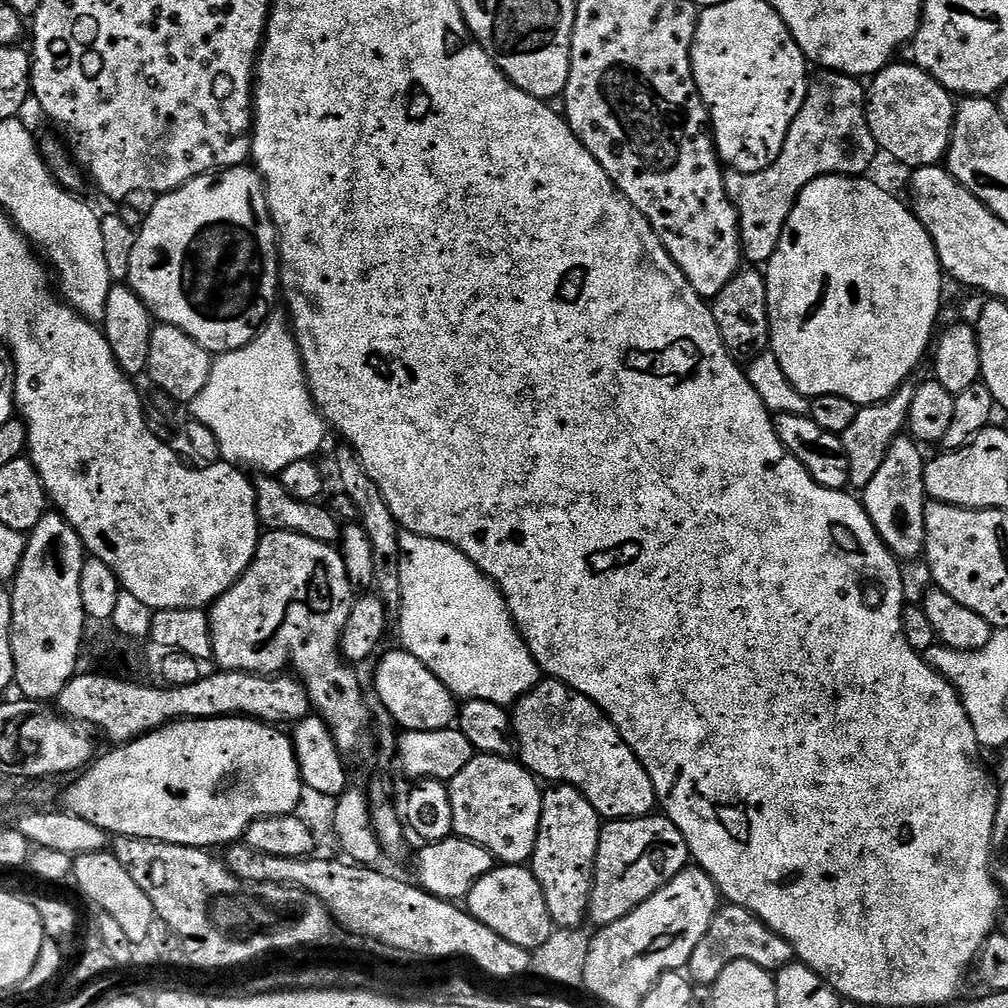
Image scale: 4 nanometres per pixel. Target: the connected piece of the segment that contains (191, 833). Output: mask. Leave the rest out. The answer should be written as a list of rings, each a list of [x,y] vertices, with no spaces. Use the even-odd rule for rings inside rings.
[[[247,716],[178,720],[112,749],[113,752],[101,755],[87,771],[75,777],[76,782],[64,794],[63,807],[78,818],[86,818],[86,822],[94,822],[94,826],[102,826],[113,837],[133,836],[139,840],[216,850],[219,844],[237,843],[255,820],[293,815],[306,795],[293,737],[279,727]]]

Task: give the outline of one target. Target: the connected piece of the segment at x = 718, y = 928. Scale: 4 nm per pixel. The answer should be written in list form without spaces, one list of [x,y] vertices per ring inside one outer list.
[[[728,904],[717,911],[716,916],[710,922],[710,930],[694,946],[694,954],[690,954],[686,972],[693,985],[712,986],[715,985],[718,974],[730,966],[730,962],[754,962],[754,966],[762,966],[762,970],[773,974],[780,972],[786,966],[790,966],[796,960],[796,951],[766,922],[762,922],[750,910],[746,910],[737,904]]]

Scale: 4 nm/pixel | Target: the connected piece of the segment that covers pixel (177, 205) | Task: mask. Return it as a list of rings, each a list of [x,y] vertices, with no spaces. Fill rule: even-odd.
[[[252,166],[225,168],[216,175],[194,178],[157,200],[136,233],[126,284],[159,323],[182,330],[206,351],[231,354],[244,348],[269,319],[272,303],[282,292],[280,238],[270,214],[264,177]]]

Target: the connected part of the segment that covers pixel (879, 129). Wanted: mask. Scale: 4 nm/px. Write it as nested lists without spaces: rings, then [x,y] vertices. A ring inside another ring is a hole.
[[[893,62],[871,77],[870,87],[866,92],[870,130],[876,139],[877,149],[883,155],[885,152],[886,155],[893,156],[898,163],[905,164],[908,170],[931,168],[939,165],[947,157],[958,104],[953,93],[947,92],[934,77],[923,72],[918,65],[911,62],[900,63]]]

